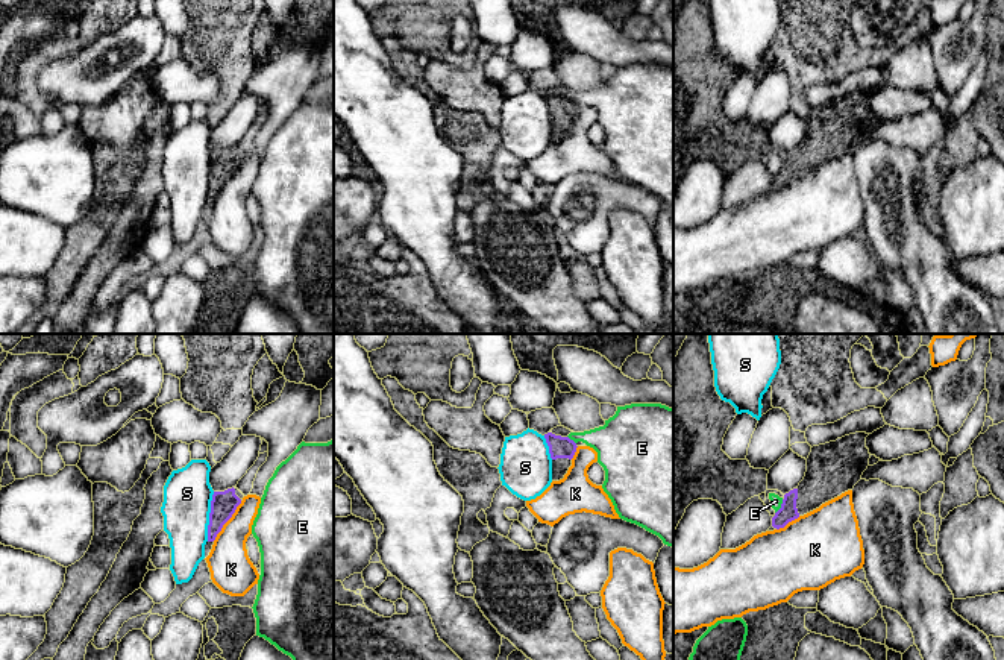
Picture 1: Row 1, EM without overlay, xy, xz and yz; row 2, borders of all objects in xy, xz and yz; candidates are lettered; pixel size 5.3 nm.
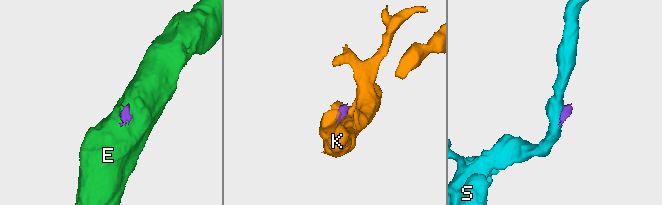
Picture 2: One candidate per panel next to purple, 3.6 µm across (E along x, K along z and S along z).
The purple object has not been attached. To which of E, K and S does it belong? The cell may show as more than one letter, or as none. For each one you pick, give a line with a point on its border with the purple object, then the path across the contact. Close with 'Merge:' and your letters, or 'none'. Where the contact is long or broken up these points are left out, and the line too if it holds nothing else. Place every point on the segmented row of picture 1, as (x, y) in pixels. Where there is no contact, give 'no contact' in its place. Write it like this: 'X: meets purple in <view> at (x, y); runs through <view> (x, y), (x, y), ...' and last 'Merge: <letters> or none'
Merge: none

